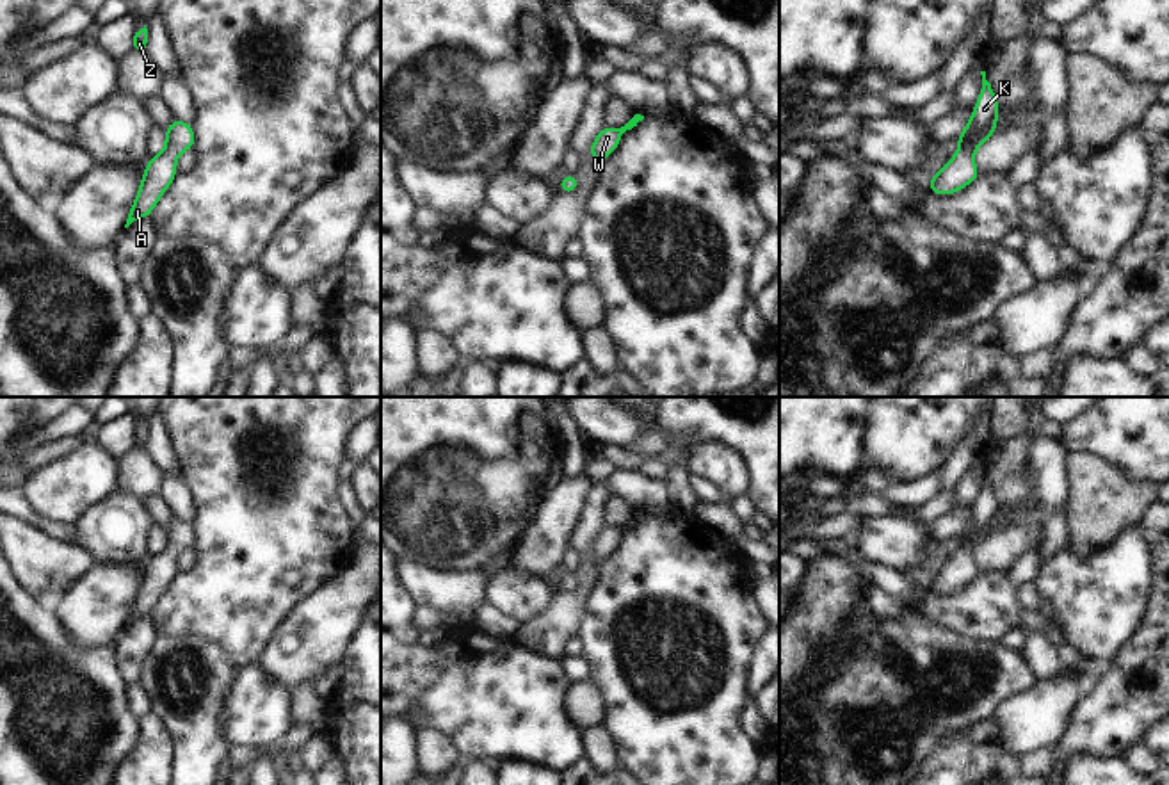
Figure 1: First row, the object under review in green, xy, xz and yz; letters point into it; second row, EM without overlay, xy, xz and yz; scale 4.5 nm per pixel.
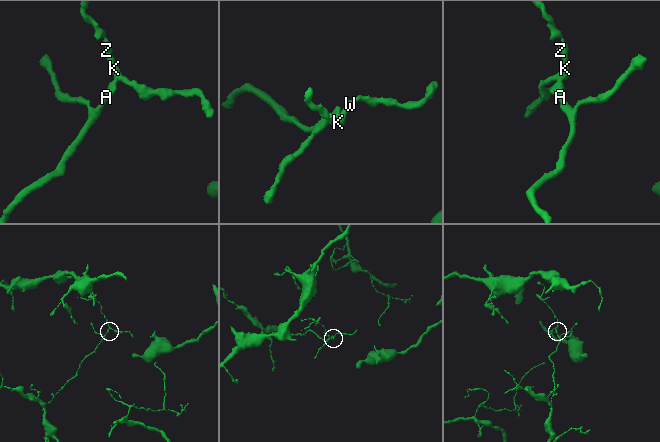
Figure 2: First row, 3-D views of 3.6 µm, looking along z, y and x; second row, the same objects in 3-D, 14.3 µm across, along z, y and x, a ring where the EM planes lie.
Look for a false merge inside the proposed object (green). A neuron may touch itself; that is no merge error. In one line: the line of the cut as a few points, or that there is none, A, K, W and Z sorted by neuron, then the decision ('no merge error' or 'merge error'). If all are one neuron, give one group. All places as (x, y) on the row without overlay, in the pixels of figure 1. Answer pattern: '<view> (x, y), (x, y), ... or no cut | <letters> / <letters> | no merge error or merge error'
no cut | A K W Z | no merge error

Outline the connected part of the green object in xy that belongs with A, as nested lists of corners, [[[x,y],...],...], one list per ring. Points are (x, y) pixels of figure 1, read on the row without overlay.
[[[173,518],[165,529],[165,548],[149,557],[125,627],[151,614],[153,605],[176,575],[176,555],[185,548],[194,548],[194,527],[190,522]]]

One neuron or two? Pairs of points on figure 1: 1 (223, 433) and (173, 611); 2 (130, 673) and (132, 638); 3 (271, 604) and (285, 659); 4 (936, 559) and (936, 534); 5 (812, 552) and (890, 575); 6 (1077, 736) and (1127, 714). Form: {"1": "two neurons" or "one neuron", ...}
{"1": "one neuron", "2": "one neuron", "3": "two neurons", "4": "two neurons", "5": "one neuron", "6": "one neuron"}

